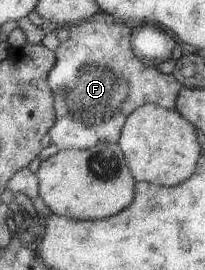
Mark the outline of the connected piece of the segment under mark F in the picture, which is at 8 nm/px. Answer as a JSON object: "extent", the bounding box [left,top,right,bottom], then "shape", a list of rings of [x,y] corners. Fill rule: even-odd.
{"extent":[46,16,181,150],"shape":[[[98,16],[76,23],[68,29],[69,36],[61,41],[55,53],[54,65],[46,80],[53,95],[55,122],[48,129],[51,143],[59,150],[82,150],[98,142],[117,143],[121,127],[127,115],[144,104],[156,104],[166,109],[175,109],[174,100],[181,88],[172,74],[163,74],[157,68],[144,65],[131,51],[131,24],[115,23]]]}

